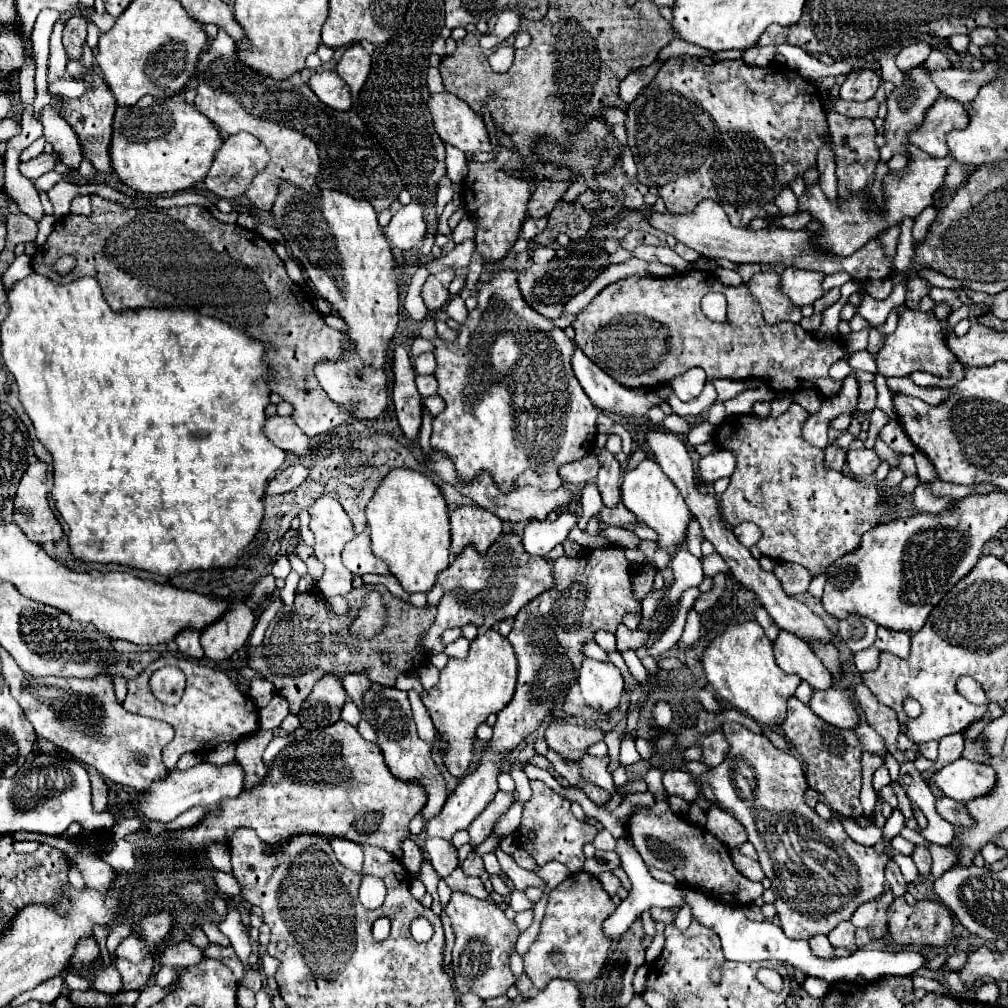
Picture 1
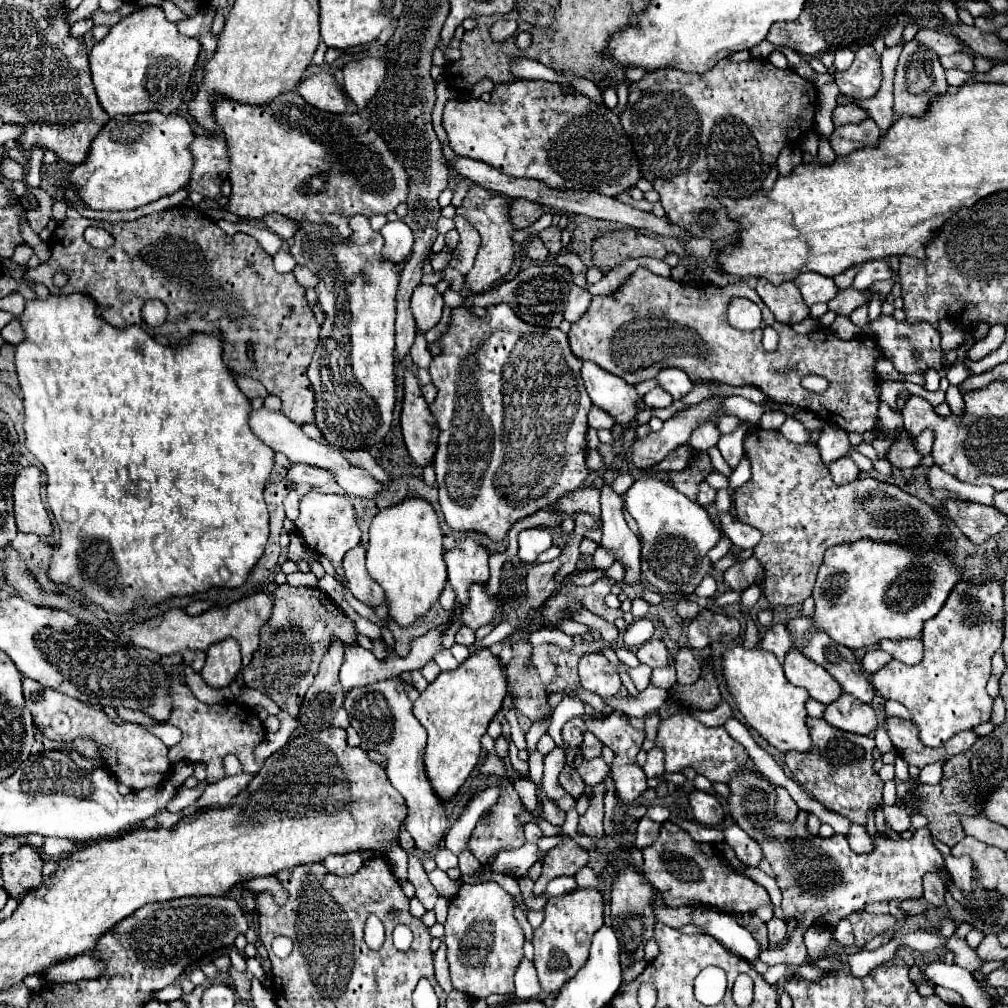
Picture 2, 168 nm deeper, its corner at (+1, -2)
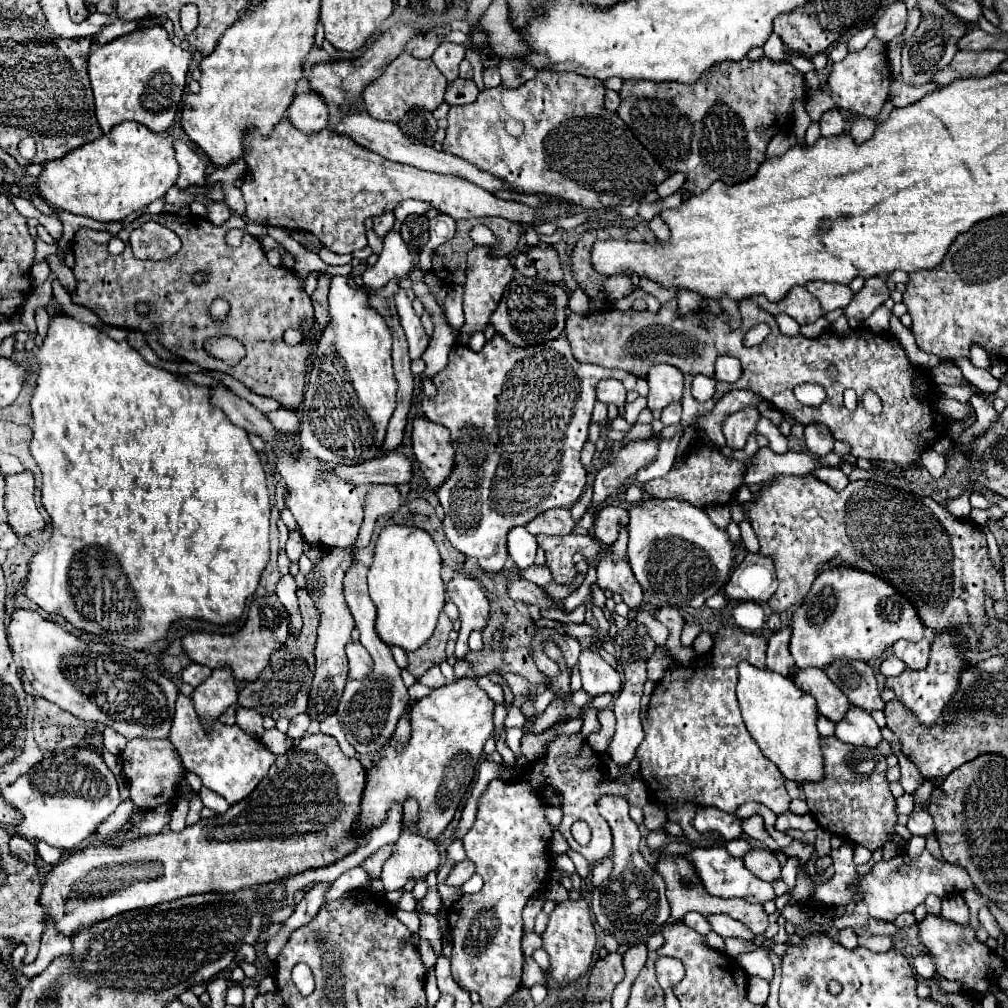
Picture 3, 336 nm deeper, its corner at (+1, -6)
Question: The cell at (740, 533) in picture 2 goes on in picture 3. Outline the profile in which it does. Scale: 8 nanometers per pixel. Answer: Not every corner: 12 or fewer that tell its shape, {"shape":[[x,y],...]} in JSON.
{"shape":[[727,504],[707,506],[705,512],[719,528],[727,528]]}

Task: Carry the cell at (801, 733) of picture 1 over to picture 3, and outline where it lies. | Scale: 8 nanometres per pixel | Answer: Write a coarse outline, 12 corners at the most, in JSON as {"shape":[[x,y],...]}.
{"shape":[[821,738],[825,778],[803,784],[817,824],[875,852],[895,836],[877,748]]}

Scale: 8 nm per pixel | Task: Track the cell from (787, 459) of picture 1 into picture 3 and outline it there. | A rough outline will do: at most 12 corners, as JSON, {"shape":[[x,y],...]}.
{"shape":[[781,476],[747,516],[783,612],[821,570],[877,574],[935,636],[1001,644],[985,534],[875,480]]}

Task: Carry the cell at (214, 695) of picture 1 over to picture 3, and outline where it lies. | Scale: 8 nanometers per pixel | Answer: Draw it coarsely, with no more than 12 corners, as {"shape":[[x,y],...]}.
{"shape":[[177,696],[169,740],[185,770],[231,806],[275,762],[237,724],[205,732]]}

